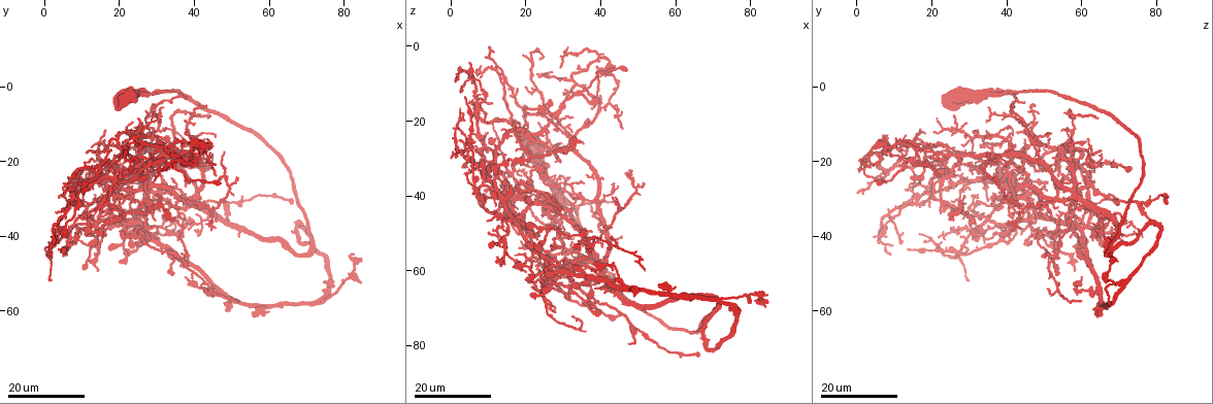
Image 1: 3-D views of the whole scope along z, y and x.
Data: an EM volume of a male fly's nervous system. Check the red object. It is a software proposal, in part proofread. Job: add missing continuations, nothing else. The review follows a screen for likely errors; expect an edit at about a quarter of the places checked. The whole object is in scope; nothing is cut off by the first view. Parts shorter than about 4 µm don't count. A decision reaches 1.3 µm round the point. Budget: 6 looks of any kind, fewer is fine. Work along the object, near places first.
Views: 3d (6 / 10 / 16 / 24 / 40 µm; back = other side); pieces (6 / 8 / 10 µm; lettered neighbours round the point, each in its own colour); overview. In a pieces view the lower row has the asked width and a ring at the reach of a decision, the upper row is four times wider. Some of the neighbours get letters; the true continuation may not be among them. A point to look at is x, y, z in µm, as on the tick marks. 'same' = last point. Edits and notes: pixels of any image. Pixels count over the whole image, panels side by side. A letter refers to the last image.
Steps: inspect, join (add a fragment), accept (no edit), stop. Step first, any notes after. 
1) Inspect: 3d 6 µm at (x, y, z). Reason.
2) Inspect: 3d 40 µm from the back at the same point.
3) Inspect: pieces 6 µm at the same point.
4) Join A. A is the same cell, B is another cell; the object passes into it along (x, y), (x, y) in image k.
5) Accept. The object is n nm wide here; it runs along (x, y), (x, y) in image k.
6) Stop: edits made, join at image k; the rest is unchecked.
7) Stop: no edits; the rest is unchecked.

Inspect: 3d 24 µm at (4.5, 29.5, 32.0). An open end.

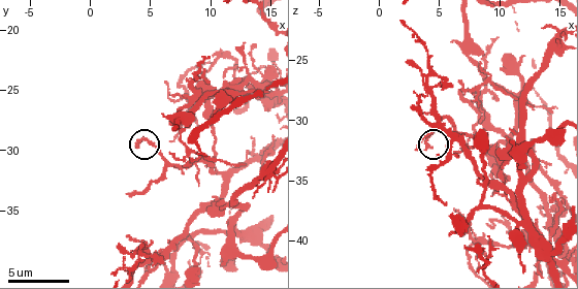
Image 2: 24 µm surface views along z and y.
Inspect: 3d 10 µm at the same point.

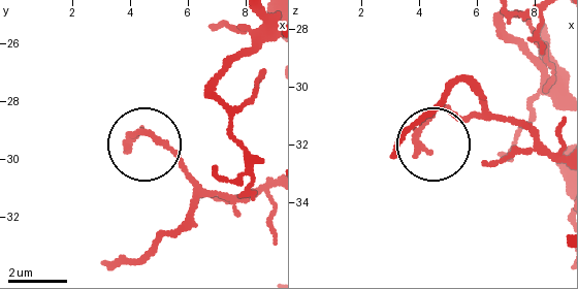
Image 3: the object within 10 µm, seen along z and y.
Inspect: pieces 8 µm at the same point.

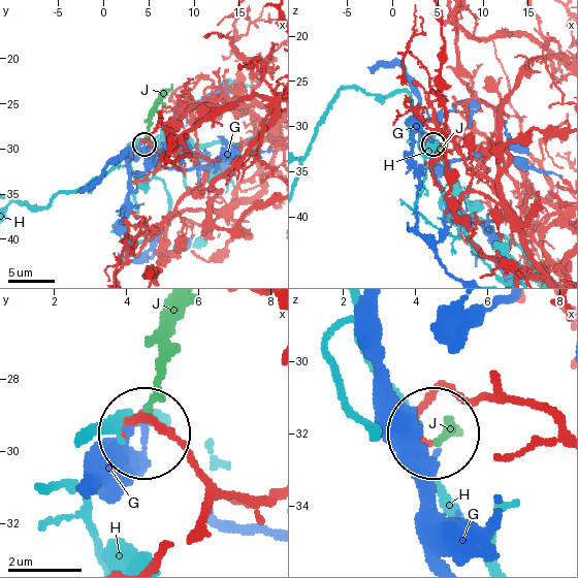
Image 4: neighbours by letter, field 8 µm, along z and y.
Accept. G, H and J are other cells; it runs along (268, 498), (231, 494), (157, 426), (135, 423) in image 4; none of them fits.

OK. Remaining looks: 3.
Inspect: 3d 16 µm at (25.0, 32.5, 42.0). An open end.

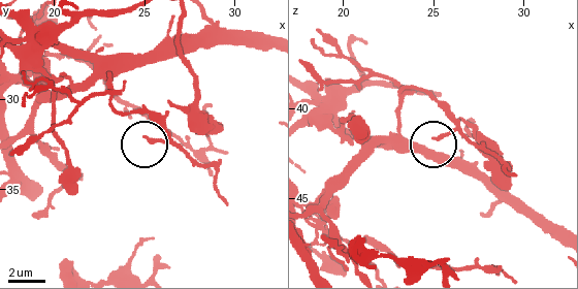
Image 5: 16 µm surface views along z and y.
Inspect: pieces 10 µm at (25.0, 32.1, 41.7). What lies round it.

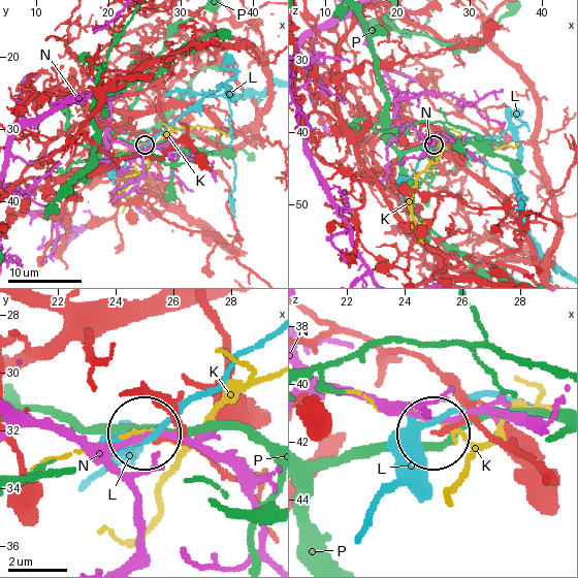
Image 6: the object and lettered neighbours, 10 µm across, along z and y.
Accept. The object is 200 nm wide here; K, L, N and P are other cells; no lettered fragment goes on from it.

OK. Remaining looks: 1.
Stop: no edits; the rest is unchecked.

